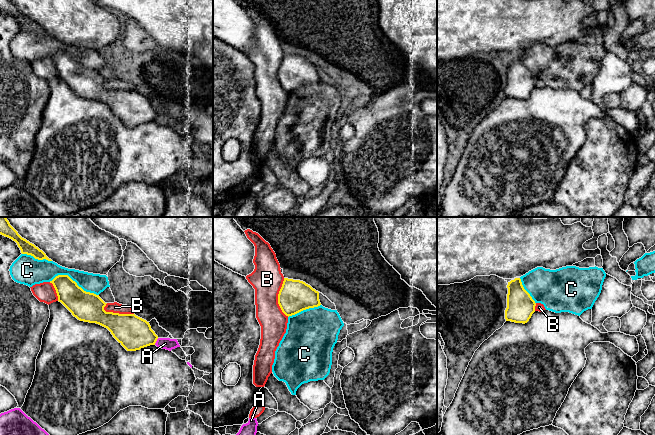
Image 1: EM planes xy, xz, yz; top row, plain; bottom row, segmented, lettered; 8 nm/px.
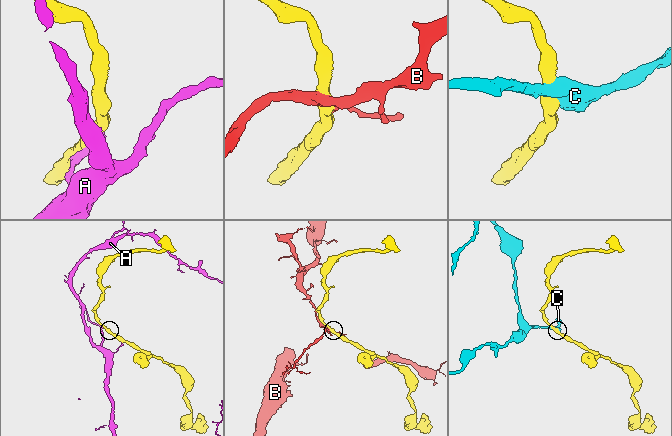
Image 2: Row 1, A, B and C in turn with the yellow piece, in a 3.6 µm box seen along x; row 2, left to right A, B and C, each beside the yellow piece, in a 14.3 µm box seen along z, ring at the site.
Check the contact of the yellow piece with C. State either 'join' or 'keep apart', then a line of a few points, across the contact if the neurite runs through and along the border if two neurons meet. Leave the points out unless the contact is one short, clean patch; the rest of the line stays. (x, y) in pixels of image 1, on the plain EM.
keep apart

